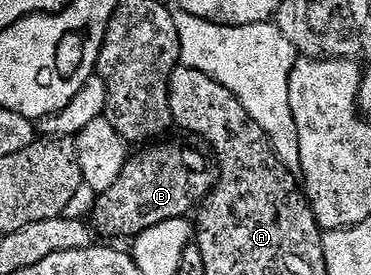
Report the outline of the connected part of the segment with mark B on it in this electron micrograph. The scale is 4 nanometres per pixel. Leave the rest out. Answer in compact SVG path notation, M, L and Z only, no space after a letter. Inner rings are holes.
M170 140L147 145L139 149L142 150L139 154L131 153L124 164L124 172L120 172L120 180L93 199L92 226L99 235L133 240L140 232L156 228L156 224L164 220L193 215L196 208L206 201L218 182L217 165L194 146L166 141Z

